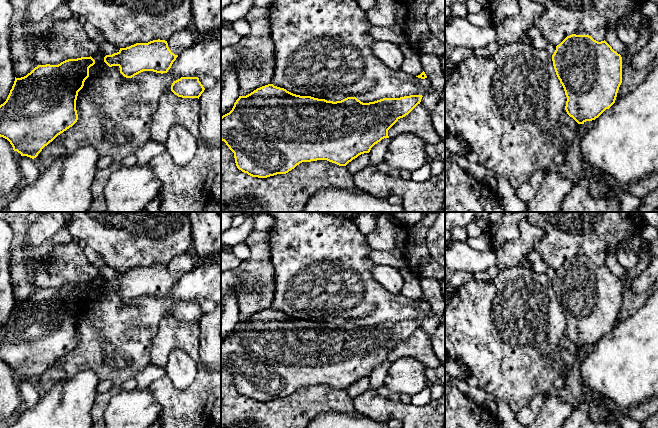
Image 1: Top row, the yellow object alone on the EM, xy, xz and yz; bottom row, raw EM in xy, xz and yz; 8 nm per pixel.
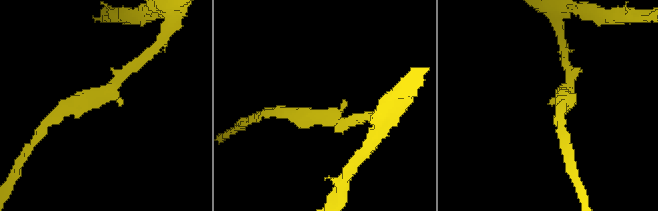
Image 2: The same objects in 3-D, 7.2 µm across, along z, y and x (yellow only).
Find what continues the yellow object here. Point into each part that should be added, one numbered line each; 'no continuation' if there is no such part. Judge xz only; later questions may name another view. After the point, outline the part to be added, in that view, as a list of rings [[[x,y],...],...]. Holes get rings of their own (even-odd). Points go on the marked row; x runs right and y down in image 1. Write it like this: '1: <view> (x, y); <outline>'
no continuation

